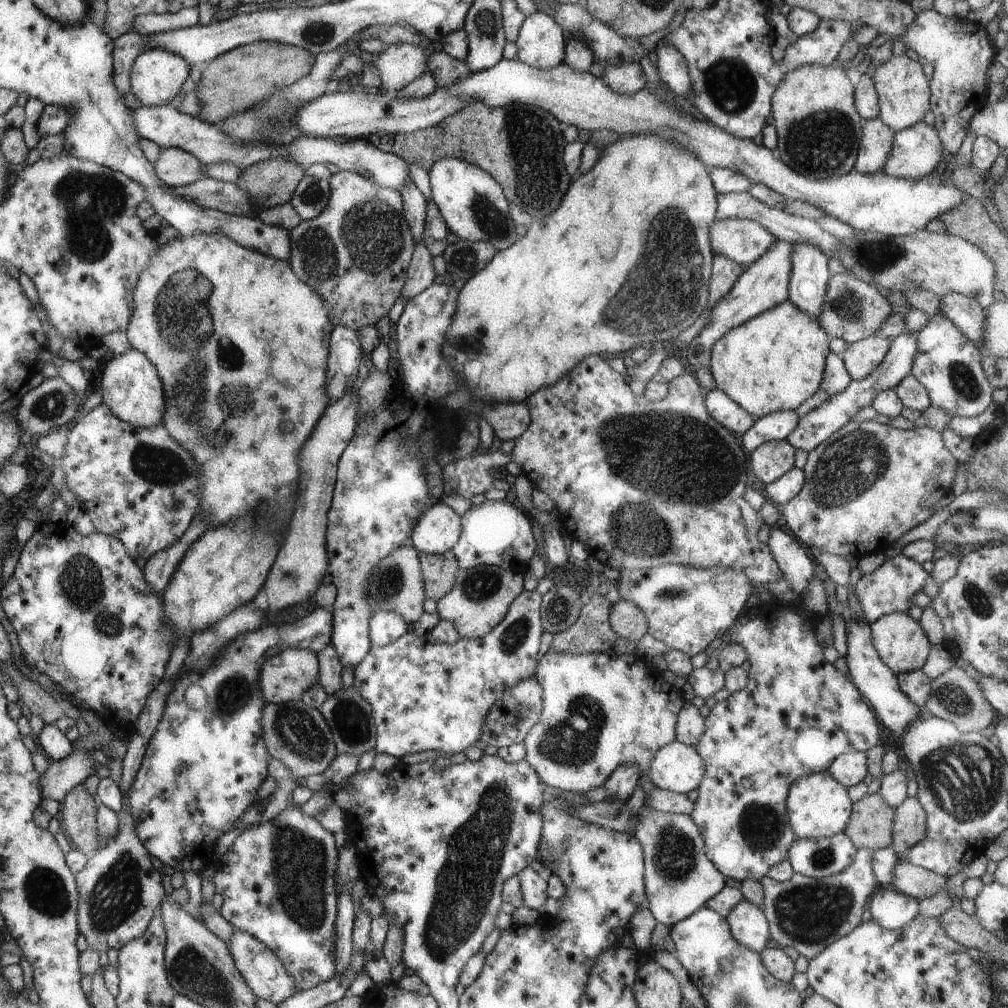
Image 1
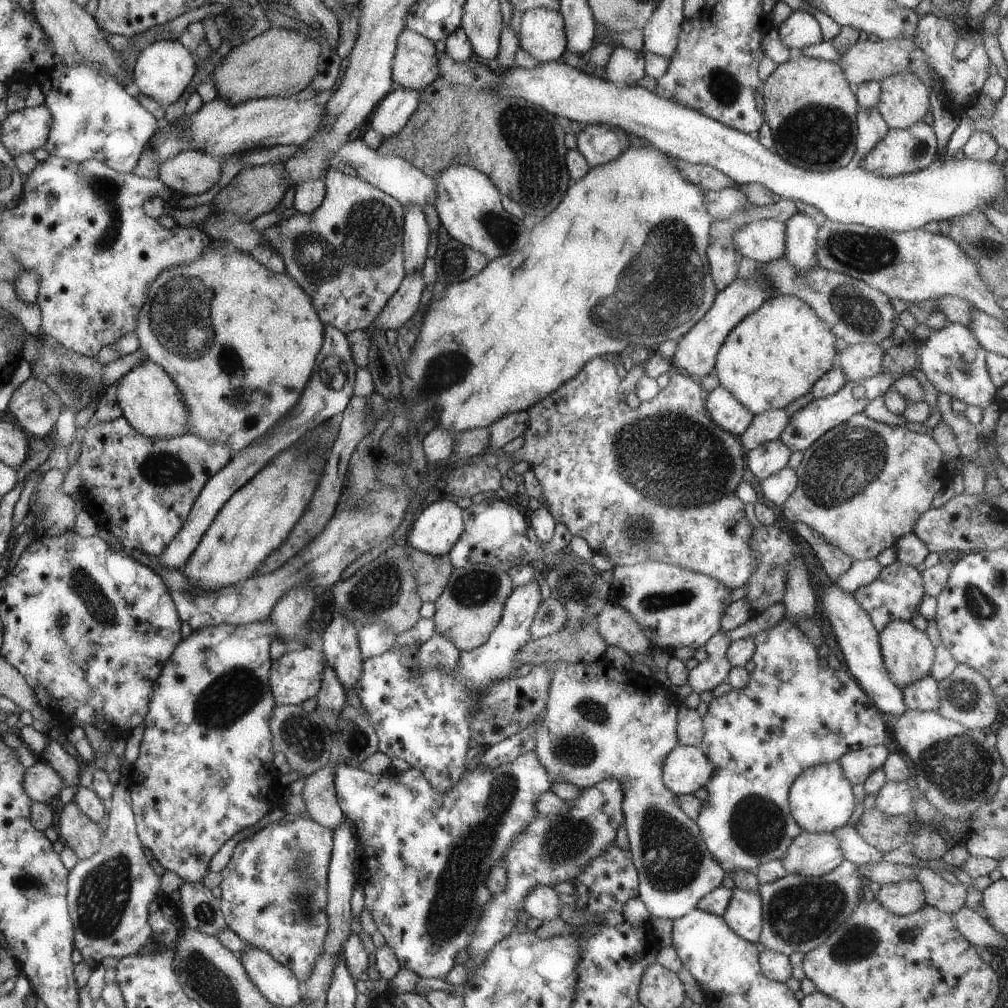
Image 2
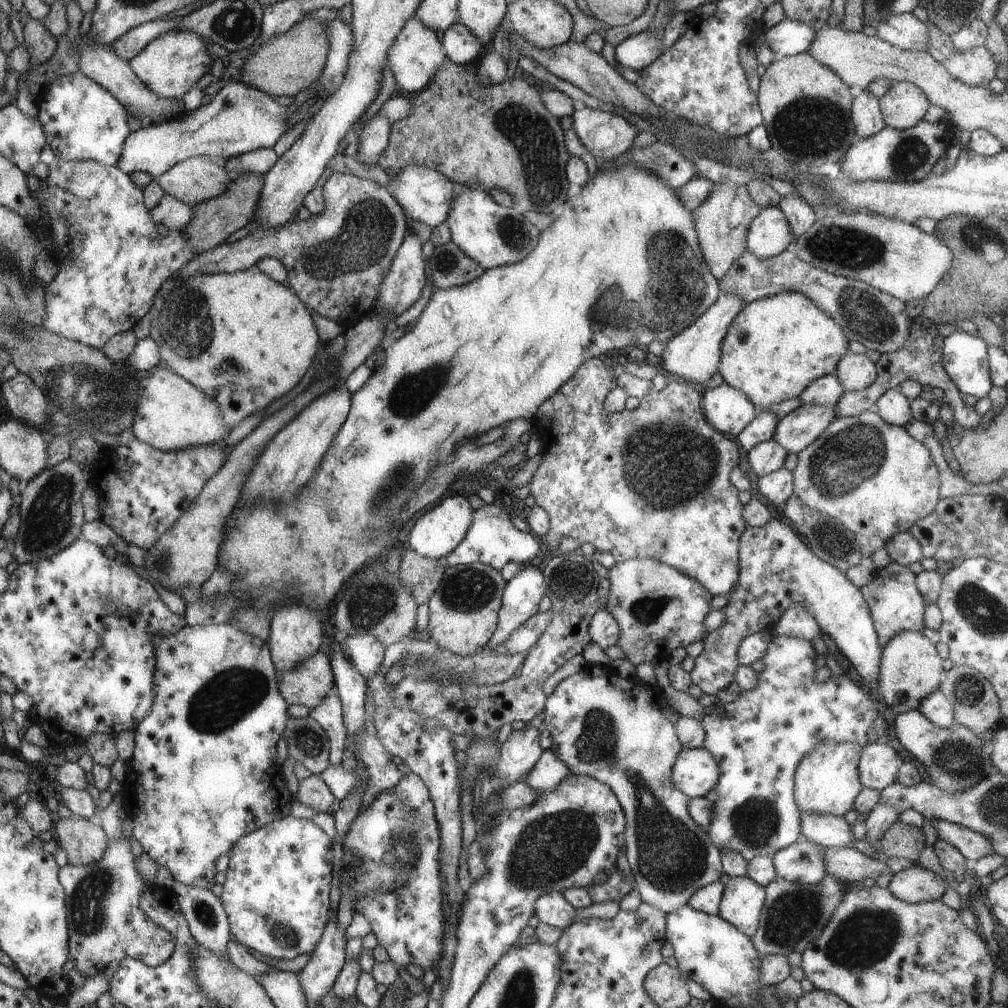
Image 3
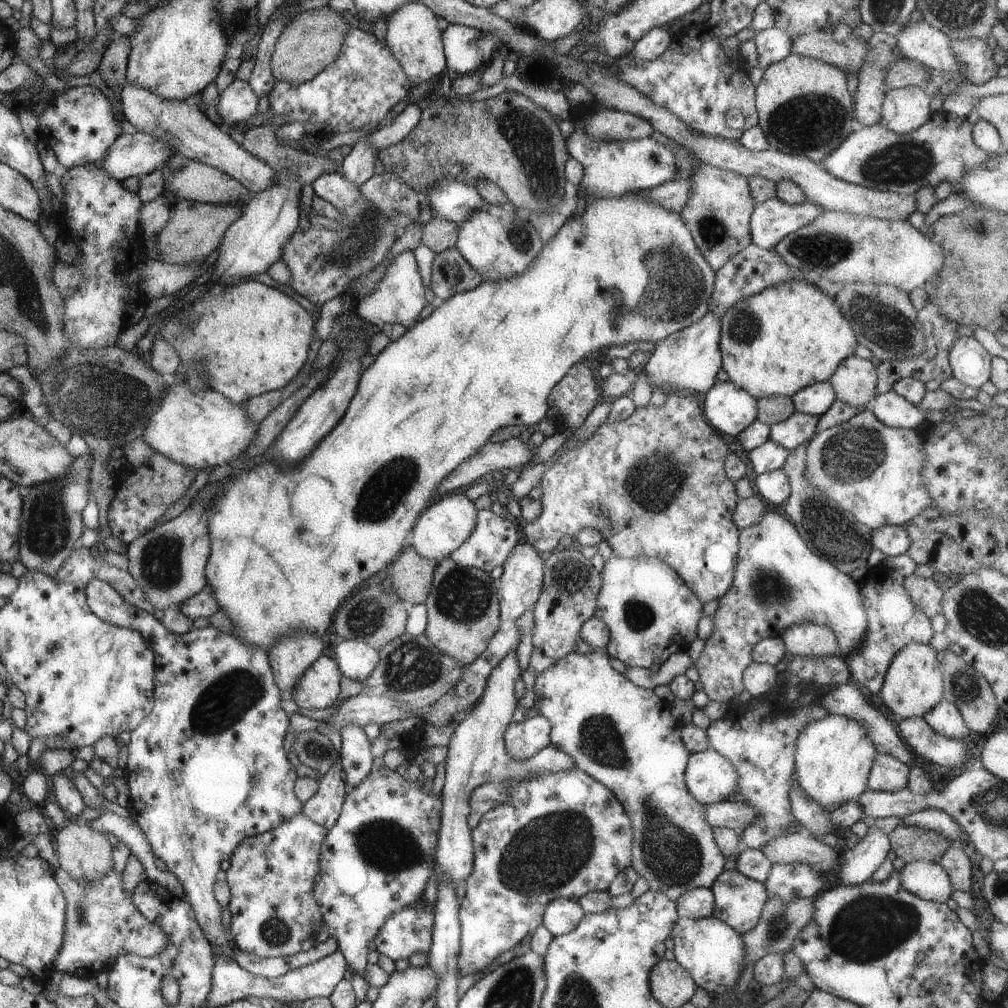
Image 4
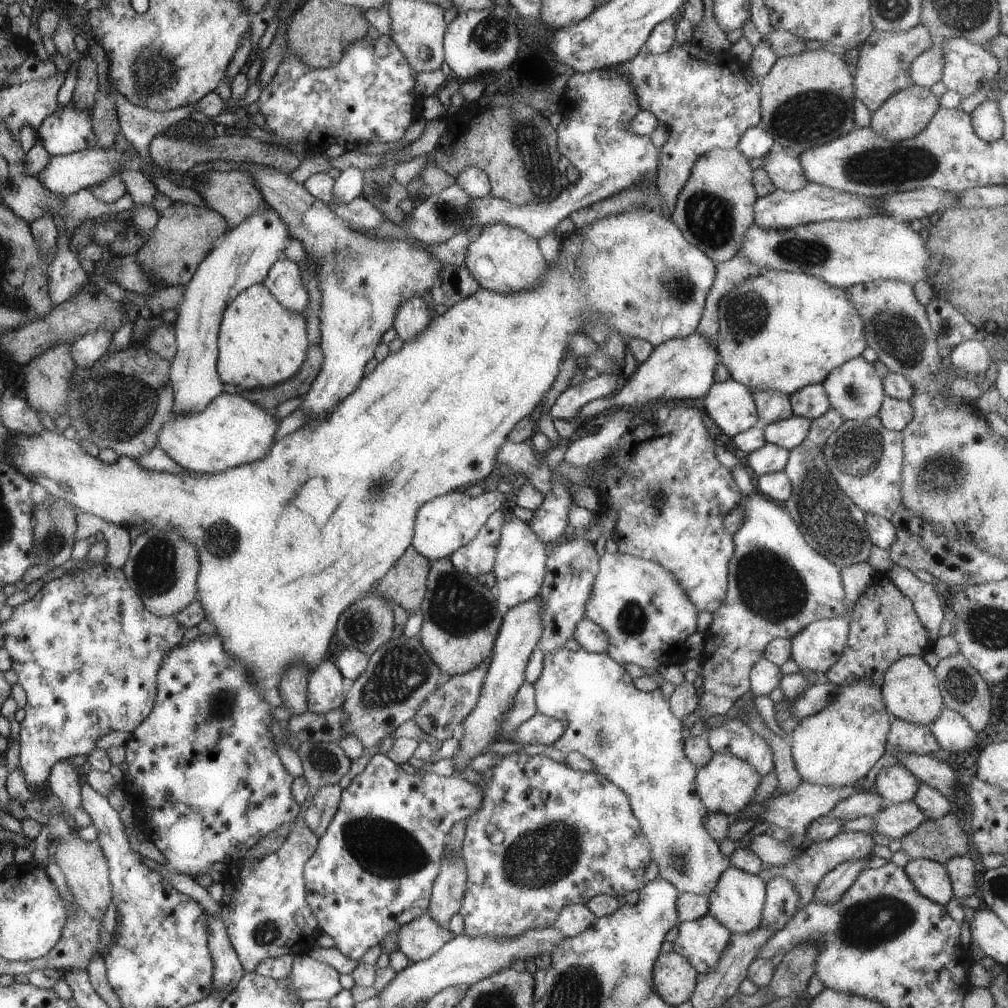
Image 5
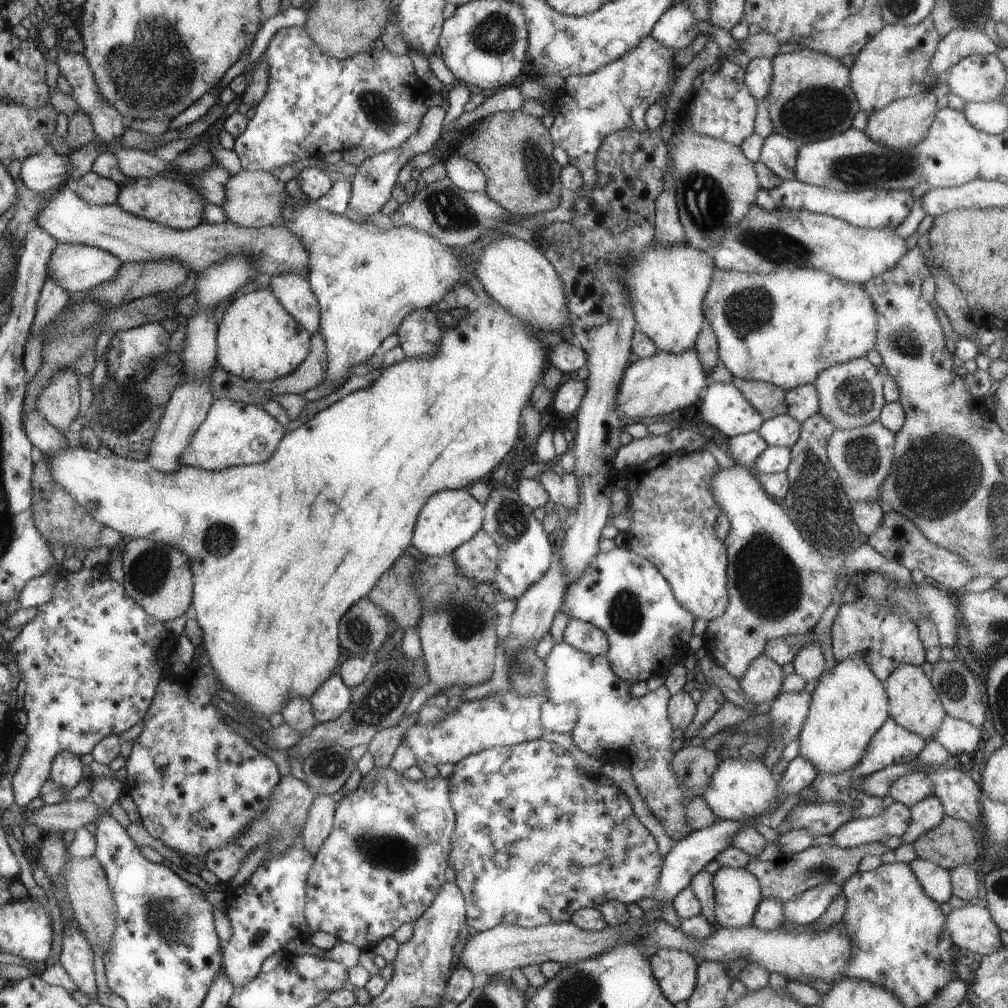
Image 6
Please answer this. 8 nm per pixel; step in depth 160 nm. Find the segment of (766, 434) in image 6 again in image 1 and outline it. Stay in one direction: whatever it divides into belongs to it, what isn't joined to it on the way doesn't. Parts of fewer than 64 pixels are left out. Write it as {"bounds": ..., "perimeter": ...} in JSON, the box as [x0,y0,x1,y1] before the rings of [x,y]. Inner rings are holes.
{"bounds":[785,332,917,452],"perimeter":[[[904,332],[891,339],[891,345],[884,360],[866,378],[852,379],[842,392],[831,396],[818,408],[801,416],[796,428],[785,439],[795,449],[810,452],[813,448],[816,448],[823,440],[848,424],[858,410],[871,405],[879,392],[884,389],[894,389],[899,382],[902,382],[903,378],[910,375],[916,351],[917,340],[909,332]]]}

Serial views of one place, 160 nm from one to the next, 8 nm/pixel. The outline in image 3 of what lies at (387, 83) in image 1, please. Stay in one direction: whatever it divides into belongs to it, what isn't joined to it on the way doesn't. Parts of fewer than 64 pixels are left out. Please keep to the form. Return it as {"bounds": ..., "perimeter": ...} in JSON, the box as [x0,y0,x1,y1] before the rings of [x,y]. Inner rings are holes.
{"bounds":[389,12,445,96],"perimeter":[[[417,12],[406,21],[396,40],[391,44],[389,61],[397,86],[406,94],[413,96],[432,82],[437,71],[442,67],[442,62],[445,62],[444,50],[438,36],[434,34],[434,29],[422,22]]]}

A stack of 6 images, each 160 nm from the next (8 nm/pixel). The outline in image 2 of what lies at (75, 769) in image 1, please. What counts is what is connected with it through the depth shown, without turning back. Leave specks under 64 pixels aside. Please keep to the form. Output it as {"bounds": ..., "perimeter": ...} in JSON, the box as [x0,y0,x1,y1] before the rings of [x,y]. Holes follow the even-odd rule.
{"bounds":[24,760,66,804],"perimeter":[[[43,760],[25,768],[24,789],[33,802],[50,804],[66,788],[56,771]]]}

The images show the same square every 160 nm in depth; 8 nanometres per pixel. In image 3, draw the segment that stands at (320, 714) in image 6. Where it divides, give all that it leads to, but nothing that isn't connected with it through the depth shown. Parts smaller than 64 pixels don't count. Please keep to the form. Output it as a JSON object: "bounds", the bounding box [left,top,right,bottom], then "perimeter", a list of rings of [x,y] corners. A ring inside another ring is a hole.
{"bounds":[279,651,335,709],"perimeter":[[[320,651],[279,676],[281,695],[290,705],[315,709],[335,687],[332,661]]]}

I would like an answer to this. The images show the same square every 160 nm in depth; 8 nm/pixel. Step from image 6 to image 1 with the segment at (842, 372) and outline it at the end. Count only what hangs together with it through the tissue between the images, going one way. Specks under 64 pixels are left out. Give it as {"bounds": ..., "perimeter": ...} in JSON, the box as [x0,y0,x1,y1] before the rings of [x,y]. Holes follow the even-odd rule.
{"bounds":[841,334,891,380],"perimeter":[[[877,334],[849,343],[841,356],[847,373],[854,380],[866,378],[884,360],[890,345],[891,339]]]}

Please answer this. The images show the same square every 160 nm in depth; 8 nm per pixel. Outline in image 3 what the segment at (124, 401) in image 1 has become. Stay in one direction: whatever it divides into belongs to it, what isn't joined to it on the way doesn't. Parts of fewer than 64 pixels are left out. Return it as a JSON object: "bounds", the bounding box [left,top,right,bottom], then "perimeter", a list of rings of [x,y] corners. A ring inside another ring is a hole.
{"bounds":[130,366,231,453],"perimeter":[[[160,366],[160,368],[154,370],[152,376],[139,381],[141,382],[141,390],[139,391],[137,414],[133,426],[130,428],[138,440],[145,441],[146,444],[165,453],[171,453],[188,447],[208,447],[220,443],[231,432],[223,423],[221,406],[217,403],[217,400],[214,400],[214,397],[211,397],[184,377],[178,376],[172,370]]]}

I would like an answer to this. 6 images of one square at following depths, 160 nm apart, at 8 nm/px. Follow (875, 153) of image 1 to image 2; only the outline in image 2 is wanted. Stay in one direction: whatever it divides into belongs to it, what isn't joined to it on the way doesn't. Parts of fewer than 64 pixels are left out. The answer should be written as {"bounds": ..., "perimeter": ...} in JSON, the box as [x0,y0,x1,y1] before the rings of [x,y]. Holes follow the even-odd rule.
{"bounds":[856,107,890,159],"perimeter":[[[861,107],[857,114],[856,128],[857,159],[869,155],[869,152],[885,138],[890,130],[877,107]]]}

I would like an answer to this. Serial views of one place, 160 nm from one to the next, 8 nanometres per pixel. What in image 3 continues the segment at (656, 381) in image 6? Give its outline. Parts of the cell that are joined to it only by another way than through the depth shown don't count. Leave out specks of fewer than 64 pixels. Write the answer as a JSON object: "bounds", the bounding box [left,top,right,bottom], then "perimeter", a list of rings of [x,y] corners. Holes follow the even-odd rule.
{"bounds":[660,293,746,384],"perimeter":[[[721,293],[717,302],[704,315],[666,343],[666,348],[660,356],[662,358],[660,370],[668,377],[676,376],[693,383],[707,384],[712,376],[719,372],[723,338],[744,305],[746,304],[743,300],[737,296]]]}

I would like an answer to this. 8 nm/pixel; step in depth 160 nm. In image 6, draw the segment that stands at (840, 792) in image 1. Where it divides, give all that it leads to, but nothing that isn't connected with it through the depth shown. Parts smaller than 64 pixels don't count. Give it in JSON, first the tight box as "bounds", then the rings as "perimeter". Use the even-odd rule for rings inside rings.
{"bounds":[799,655,889,774],"perimeter":[[[850,655],[826,669],[811,692],[808,716],[799,731],[799,754],[807,758],[819,773],[838,774],[852,768],[866,754],[866,745],[874,733],[888,720],[889,700],[883,682],[872,672],[870,665],[860,655]]]}

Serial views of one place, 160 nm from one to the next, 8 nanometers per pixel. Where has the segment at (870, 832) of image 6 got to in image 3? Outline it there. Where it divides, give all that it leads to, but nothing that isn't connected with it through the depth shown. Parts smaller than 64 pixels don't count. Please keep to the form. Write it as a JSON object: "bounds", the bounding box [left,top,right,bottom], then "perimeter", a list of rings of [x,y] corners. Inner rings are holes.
{"bounds":[931,820,994,863],"perimeter":[[[943,820],[936,821],[931,827],[936,831],[938,839],[955,846],[970,863],[994,853],[991,842],[979,832]]]}

